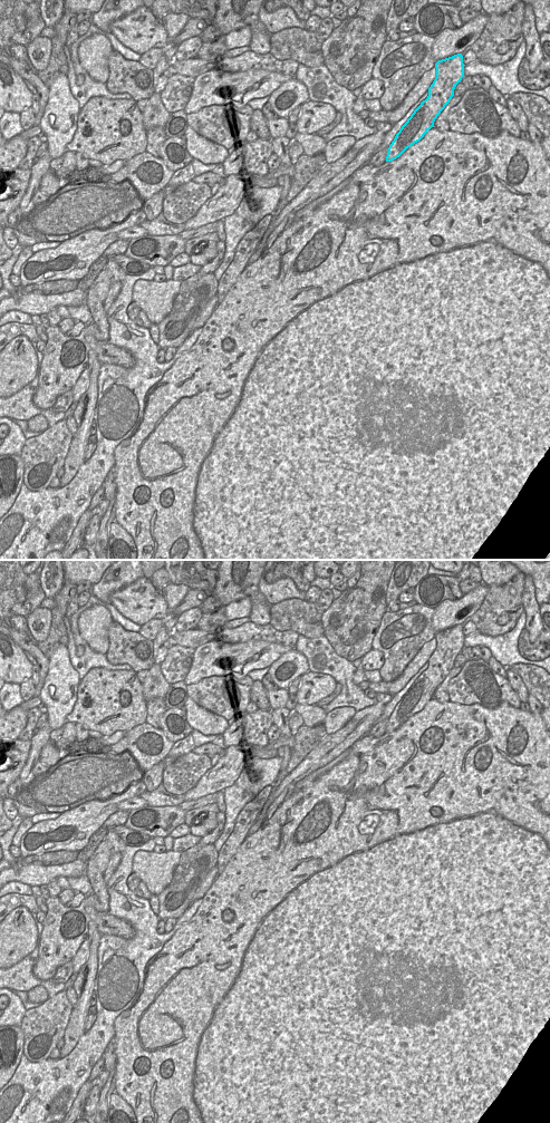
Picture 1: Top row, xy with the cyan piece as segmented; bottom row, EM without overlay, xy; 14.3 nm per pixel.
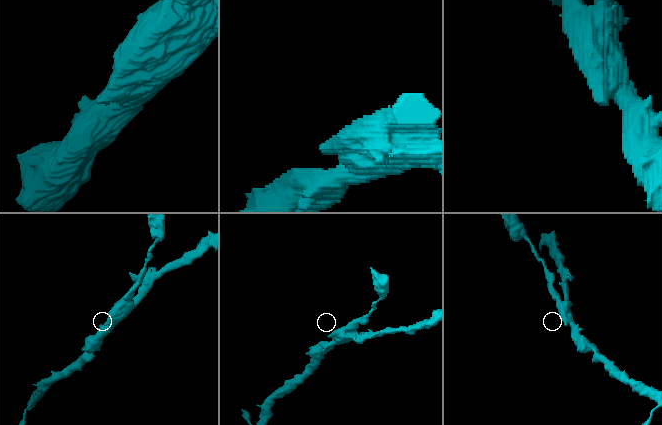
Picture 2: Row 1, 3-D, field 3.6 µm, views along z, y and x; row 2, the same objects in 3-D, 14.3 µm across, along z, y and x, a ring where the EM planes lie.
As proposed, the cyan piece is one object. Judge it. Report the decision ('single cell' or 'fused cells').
fused cells

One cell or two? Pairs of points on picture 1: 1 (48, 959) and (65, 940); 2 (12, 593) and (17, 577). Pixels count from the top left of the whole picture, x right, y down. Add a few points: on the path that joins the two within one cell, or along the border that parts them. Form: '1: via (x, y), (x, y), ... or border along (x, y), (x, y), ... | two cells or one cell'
1: via (51, 955), (60, 944) | one cell
2: via (12, 589), (12, 581) | one cell

